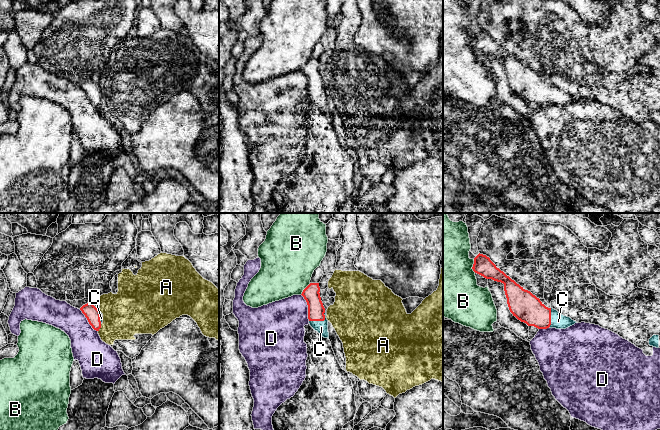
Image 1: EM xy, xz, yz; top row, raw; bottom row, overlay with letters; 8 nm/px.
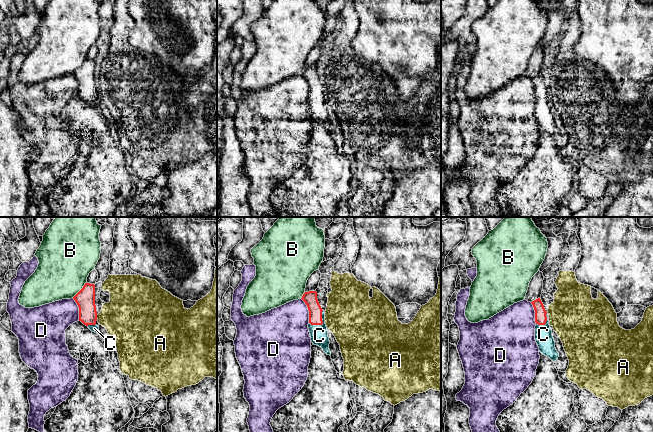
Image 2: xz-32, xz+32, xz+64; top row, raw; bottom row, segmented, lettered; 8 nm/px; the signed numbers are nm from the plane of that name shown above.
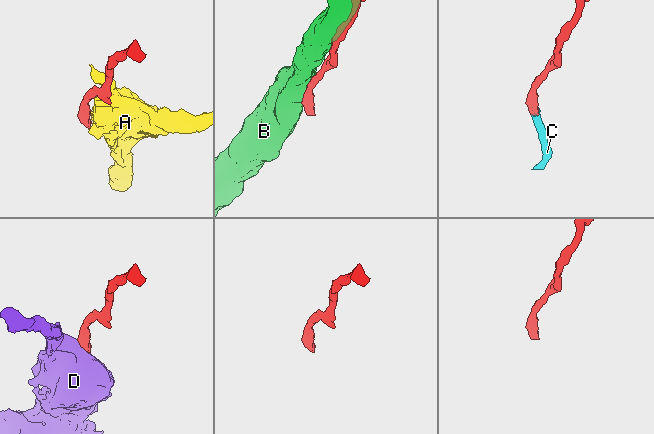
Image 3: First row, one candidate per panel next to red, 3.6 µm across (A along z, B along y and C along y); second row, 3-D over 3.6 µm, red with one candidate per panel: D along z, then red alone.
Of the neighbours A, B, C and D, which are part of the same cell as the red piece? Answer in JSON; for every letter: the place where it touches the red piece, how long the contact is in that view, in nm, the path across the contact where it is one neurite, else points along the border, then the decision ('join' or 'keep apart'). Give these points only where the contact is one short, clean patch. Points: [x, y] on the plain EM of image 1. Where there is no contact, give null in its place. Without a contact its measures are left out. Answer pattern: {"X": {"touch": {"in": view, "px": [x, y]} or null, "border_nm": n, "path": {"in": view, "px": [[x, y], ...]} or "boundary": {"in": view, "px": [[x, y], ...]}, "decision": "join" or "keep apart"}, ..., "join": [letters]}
{"A": {"touch": {"in": "xy", "px": [100, 103]}, "border_nm": 70, "boundary": {"in": "xy", "px": [[101, 100], [98, 107]]}, "decision": "keep apart"}, "B": {"touch": {"in": "yz", "px": [473, 42]}, "border_nm": 110, "decision": "keep apart"}, "C": {"touch": {"in": "xz", "px": [320, 96]}, "border_nm": 160, "path": {"in": "xz", "px": [[316, 86], [320, 96], [321, 103]]}, "decision": "join"}, "D": {"touch": {"in": "xz", "px": [308, 83]}, "border_nm": 220, "boundary": {"in": "xz", "px": [[301, 70], [307, 81], [307, 94], [309, 96]]}, "decision": "keep apart"}, "join": ["C"]}

